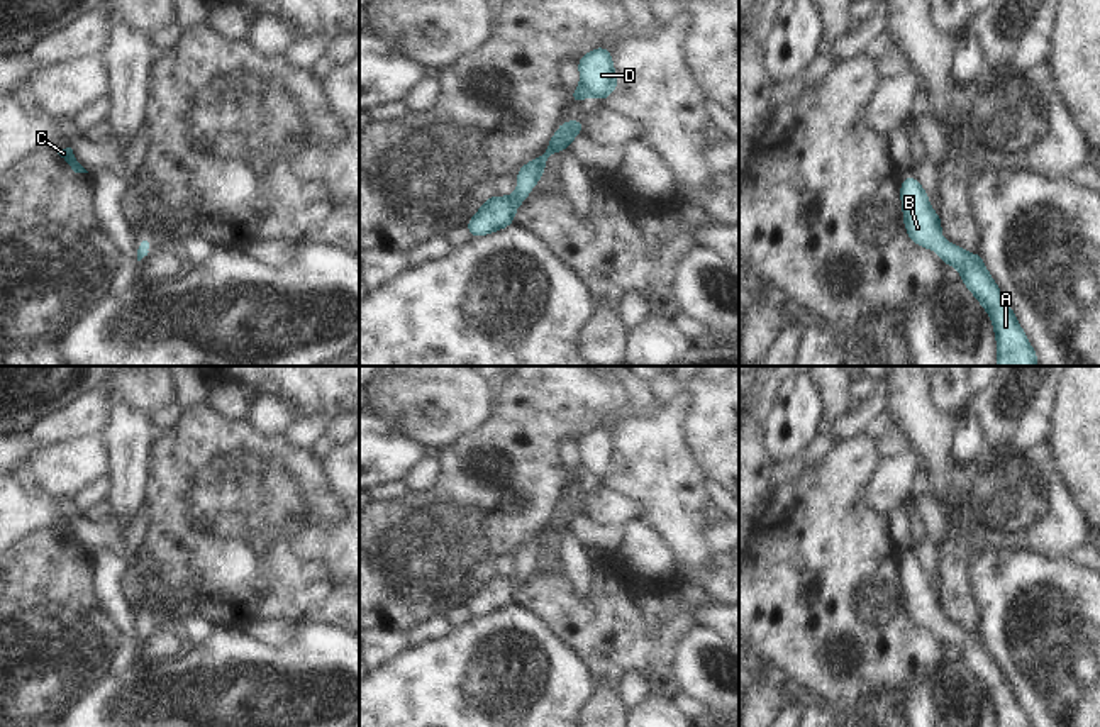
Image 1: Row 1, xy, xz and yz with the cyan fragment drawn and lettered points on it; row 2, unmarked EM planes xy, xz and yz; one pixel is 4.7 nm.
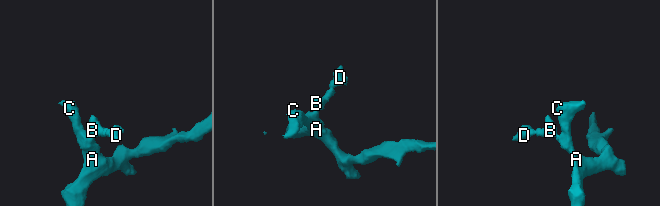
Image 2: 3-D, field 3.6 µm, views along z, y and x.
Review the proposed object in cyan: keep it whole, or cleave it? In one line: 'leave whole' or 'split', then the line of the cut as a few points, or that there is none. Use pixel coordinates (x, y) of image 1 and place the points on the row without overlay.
leave whole; no cut

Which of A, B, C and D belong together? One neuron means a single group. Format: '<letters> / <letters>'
A B C D

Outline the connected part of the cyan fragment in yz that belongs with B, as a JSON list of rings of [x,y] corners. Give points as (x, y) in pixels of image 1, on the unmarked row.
[[[912,554],[905,556],[900,578],[903,581],[903,602],[908,617],[925,629],[934,627],[946,646],[958,646],[961,649],[961,661],[986,688],[995,705],[998,727],[1031,727],[1012,688],[988,654],[981,635],[964,632],[956,624],[942,620],[941,597],[931,590],[927,583],[929,576]]]

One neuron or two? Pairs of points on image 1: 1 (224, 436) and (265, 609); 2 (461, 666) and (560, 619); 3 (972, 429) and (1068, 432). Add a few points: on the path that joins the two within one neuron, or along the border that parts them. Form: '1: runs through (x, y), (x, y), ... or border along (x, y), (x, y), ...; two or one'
1: runs through (229, 478), (229, 541), (251, 566); one
2: border along (514, 602), (531, 609), (565, 643); two
3: border along (1044, 441), (1051, 449), (1061, 478); two

